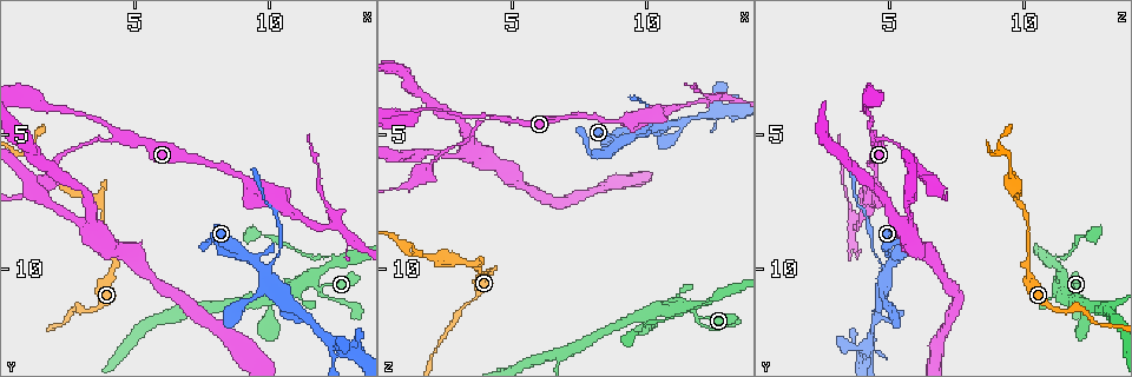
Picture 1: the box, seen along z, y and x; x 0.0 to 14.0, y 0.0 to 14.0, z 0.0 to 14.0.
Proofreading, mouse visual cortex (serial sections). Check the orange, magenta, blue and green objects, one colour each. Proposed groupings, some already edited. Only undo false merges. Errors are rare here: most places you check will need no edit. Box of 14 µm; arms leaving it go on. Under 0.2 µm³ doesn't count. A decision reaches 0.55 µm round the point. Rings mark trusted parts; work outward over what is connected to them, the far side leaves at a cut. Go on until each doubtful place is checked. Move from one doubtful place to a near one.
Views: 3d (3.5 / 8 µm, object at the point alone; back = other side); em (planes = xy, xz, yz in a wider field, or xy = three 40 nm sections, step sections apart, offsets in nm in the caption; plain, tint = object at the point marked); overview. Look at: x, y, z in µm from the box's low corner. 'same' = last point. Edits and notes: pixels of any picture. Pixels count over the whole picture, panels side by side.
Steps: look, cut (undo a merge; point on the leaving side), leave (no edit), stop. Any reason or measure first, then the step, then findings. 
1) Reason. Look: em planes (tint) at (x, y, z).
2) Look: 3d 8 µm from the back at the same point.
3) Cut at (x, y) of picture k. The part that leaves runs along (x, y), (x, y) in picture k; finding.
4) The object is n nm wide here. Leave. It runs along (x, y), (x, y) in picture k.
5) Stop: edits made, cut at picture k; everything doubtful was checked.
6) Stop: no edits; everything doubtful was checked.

Three arms meet. Look: 3d 3.5 µm at (11.6, 10.5, 11.4).

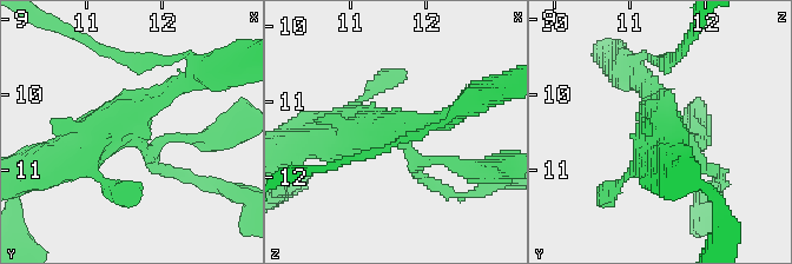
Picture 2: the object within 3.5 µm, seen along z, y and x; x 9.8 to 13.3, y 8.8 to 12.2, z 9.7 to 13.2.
3 arms meet here; the arms are 150, 250, 450 nm wide. Look: em planes (tint) at (11.60, 10.55, 11.40).

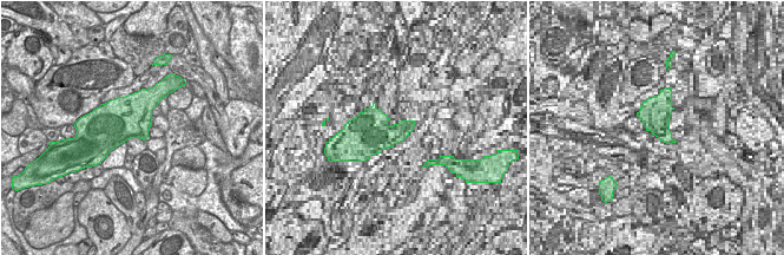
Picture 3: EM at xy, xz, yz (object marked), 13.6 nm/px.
Leave. It runs along (456, 166), (420, 160), (395, 133), (323, 142) in picture 2; all the same cell.

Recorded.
Arms part here. Look: 3d 8 µm at (4.6, 5.1, 4.4).

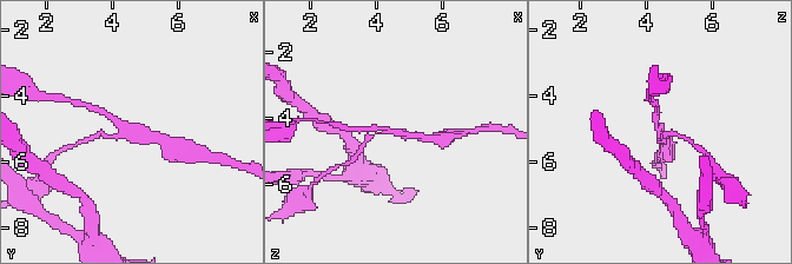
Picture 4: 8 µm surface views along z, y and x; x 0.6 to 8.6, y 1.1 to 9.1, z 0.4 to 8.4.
Need the tissue. Look: em xy step 1 (tint) at (4.7, 5.2, 4.5).

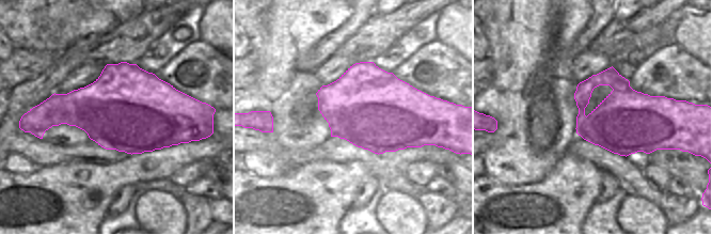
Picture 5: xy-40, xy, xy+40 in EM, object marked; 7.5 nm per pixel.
The object is 600 nm wide here. Leave. It runs along (163, 142), (132, 137), (104, 113) in picture 4; continuous, no second cell.

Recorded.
Sharp bend. Look: 3d 3.5 µm at (1.0, 5.6, 9.2).

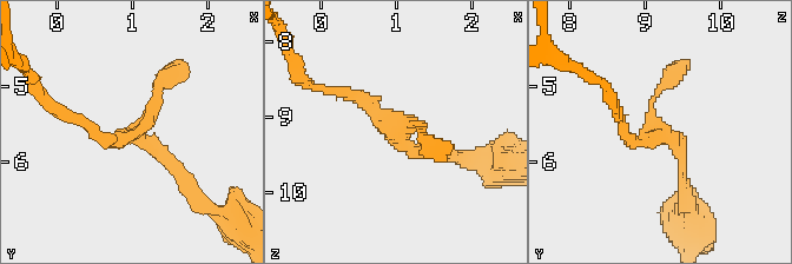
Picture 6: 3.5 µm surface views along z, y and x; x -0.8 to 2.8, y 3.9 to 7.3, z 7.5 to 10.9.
Look: em xy step 3 (tint) at (1.00, 5.65, 9.30).

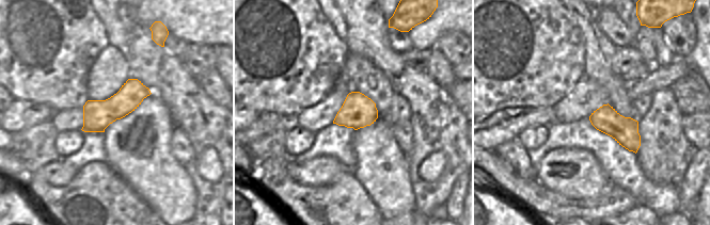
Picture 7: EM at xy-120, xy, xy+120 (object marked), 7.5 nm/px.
The object is 260 nm wide here. Leave. It runs along (189, 185), (134, 134), (166, 77) in picture 6; one cell here.

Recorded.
Stop: no edits; everything doubtful was checked.

